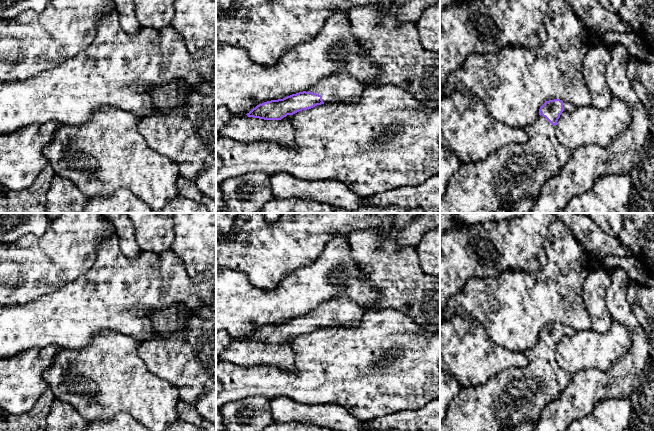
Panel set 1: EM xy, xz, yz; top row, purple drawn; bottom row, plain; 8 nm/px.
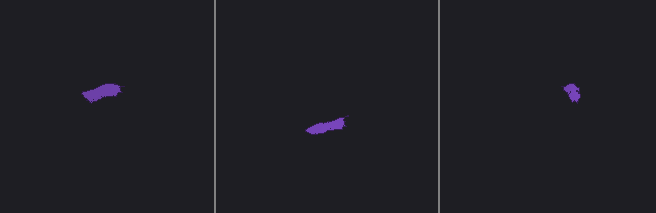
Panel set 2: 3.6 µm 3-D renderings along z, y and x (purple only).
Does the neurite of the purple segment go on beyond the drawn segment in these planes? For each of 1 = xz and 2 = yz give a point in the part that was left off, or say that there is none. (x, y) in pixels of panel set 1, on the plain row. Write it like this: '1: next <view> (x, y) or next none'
1: next xz (240, 352)
2: next yz (515, 395)

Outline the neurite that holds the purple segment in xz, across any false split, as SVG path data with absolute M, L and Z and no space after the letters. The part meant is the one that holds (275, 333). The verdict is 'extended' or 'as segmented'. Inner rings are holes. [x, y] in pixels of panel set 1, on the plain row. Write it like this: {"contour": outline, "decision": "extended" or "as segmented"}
{"contour": "M338 295L306 315L259 328L245 340L232 339L219 358L239 366L272 365L293 371L294 351L288 339L321 328L358 326L365 311L350 298Z", "decision": "extended"}

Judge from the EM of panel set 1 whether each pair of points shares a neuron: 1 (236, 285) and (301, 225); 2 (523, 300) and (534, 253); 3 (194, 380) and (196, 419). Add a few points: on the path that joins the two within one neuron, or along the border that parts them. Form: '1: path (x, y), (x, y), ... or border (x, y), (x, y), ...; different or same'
1: border (226, 268), (243, 272), (254, 286), (266, 289); different
2: border (548, 257), (547, 263), (536, 271), (507, 271); different
3: border (179, 399), (194, 407); different

